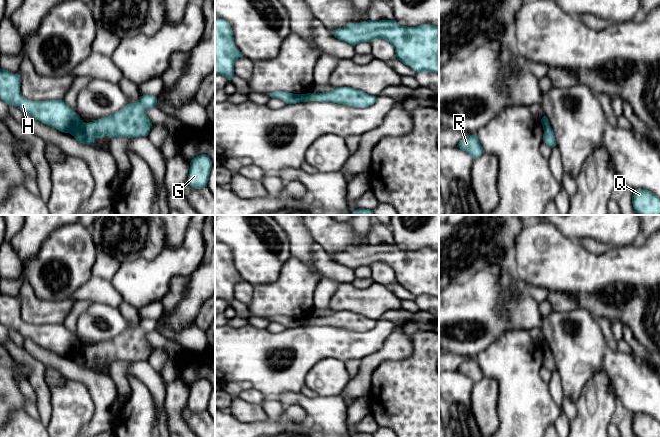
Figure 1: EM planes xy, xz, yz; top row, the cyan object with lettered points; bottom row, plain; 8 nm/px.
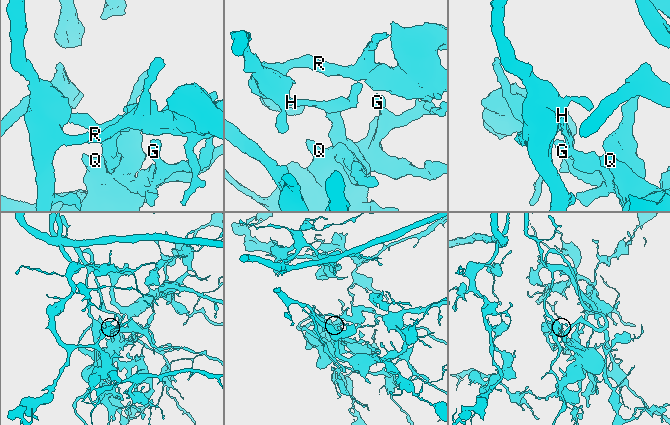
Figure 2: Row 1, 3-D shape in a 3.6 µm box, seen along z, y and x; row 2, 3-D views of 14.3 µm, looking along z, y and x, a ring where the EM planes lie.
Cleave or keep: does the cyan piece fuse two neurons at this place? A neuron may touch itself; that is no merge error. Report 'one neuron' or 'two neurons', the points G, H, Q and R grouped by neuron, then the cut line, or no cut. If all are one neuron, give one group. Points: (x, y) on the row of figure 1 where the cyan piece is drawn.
two neurons; G Q / H R; cut in xy along (81, 120), (73, 135)

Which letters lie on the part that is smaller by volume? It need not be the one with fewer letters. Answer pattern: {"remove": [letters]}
{"remove": ["G", "Q"]}

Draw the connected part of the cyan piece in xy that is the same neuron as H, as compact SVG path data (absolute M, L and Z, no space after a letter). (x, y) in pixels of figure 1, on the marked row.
M0 68L0 99L8 105L18 107L24 114L33 116L36 120L57 130L75 135L76 128L81 125L80 116L74 112L64 100L32 101L22 96L19 74Z

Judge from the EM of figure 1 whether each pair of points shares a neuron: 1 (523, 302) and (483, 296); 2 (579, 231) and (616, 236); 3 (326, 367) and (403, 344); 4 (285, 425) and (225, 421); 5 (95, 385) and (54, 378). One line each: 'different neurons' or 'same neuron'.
1: same neuron
2: same neuron
3: different neurons
4: same neuron
5: different neurons

